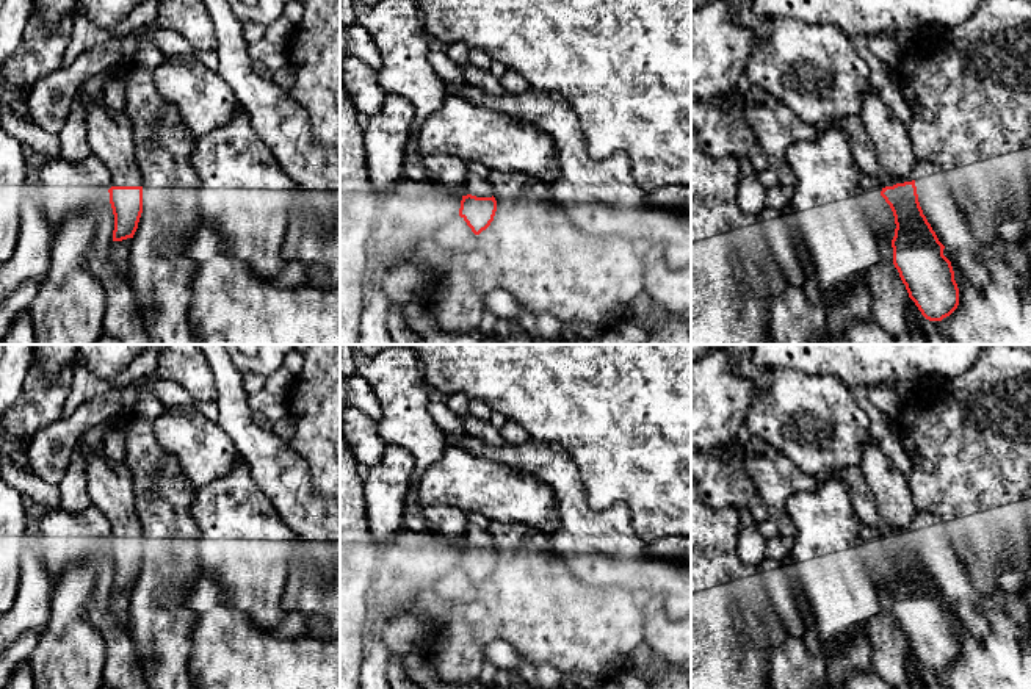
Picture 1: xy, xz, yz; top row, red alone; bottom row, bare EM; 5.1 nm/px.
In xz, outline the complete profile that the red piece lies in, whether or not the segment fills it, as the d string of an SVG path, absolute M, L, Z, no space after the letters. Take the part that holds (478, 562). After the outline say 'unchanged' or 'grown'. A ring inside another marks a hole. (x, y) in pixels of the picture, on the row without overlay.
M468 523L464 534L459 567L467 573L475 586L486 581L494 572L497 551L490 531Z; grown

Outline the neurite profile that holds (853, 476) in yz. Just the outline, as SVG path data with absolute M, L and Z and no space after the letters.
M859 465L840 470L835 479L843 481L851 490L851 500L860 523L877 529L882 539L890 536L890 525L884 520L876 507L874 498L865 484L863 473Z

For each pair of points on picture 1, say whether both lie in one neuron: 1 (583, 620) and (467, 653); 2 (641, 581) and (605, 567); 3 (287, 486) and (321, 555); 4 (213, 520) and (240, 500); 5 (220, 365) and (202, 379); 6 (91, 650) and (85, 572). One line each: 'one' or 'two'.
1: one
2: one
3: one
4: one
5: two
6: one

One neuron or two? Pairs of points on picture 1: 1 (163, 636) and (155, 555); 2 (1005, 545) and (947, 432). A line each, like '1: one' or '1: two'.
1: one
2: one

